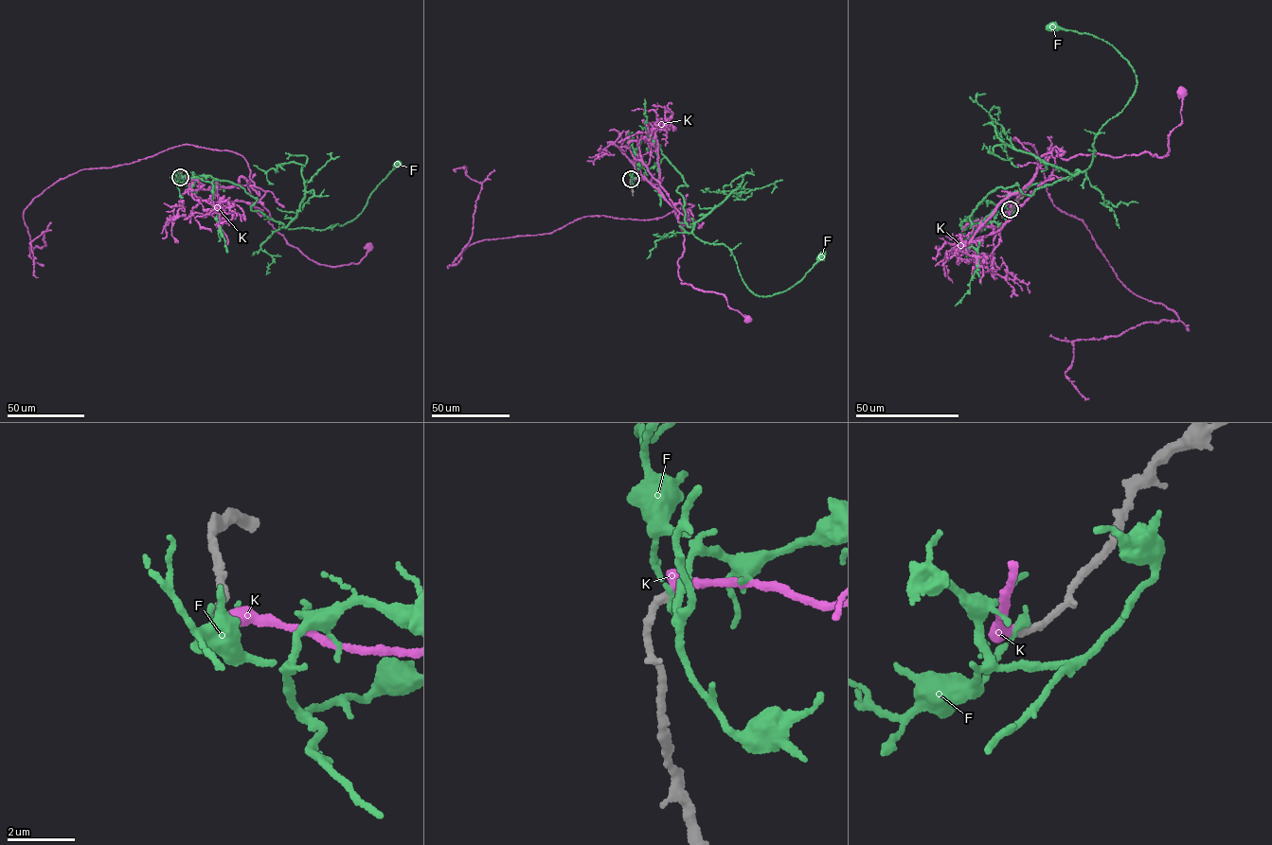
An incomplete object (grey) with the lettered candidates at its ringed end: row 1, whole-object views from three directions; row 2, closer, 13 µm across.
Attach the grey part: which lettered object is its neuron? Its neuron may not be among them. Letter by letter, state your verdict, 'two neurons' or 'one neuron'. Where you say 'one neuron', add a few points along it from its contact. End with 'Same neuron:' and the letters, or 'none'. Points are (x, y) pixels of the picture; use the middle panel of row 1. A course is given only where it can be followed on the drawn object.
F: two neurons
K: one neuron; it runs (631, 179), (646, 178), (656, 187), (683, 224), (681, 283), (723, 294), (748, 320)
Same neuron: K

